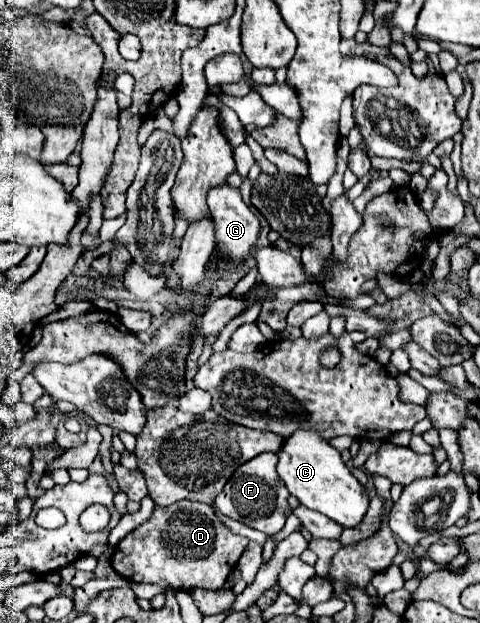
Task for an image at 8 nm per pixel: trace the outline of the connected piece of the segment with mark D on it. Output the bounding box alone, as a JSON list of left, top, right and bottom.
[111,501,249,591]

